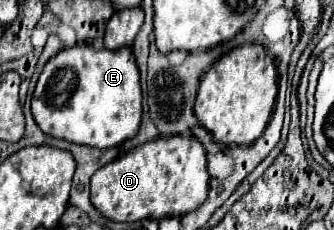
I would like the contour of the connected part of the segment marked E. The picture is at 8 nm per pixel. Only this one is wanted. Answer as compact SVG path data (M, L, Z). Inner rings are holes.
M76 45L52 57L36 83L32 95L32 115L36 125L58 139L96 149L118 147L140 129L142 91L140 73L130 49L100 49Z

